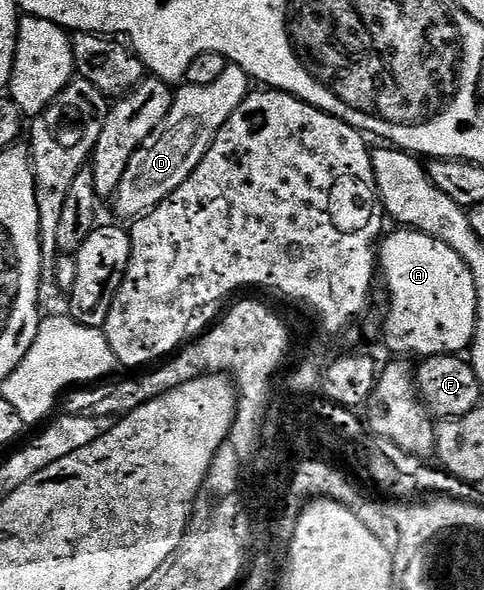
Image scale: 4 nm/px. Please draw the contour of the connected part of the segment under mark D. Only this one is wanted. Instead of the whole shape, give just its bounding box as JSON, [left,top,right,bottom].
[114,63,250,219]

